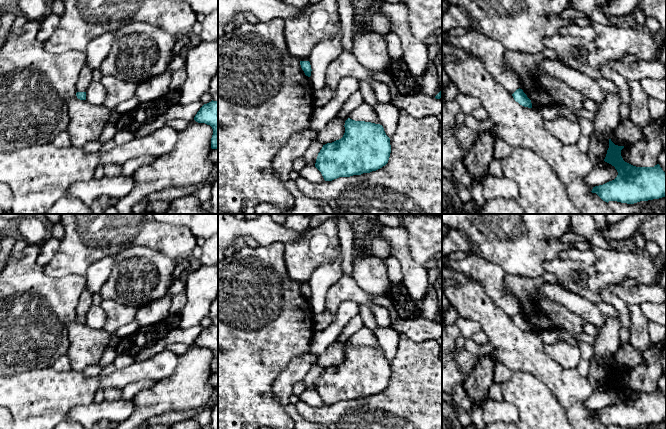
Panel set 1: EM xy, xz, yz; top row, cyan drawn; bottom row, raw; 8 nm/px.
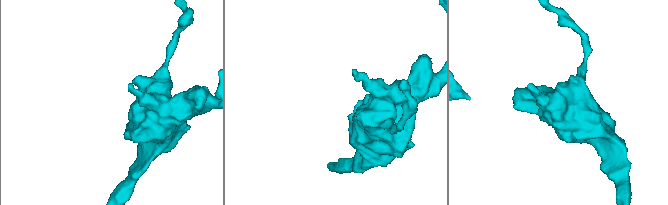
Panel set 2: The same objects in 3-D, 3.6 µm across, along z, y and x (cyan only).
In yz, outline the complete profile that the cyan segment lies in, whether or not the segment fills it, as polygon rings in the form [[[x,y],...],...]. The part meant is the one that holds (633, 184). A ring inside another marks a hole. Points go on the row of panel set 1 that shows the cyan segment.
[[[609,139],[605,162],[615,167],[618,172],[617,177],[603,185],[595,186],[592,193],[596,193],[603,201],[617,201],[621,203],[634,204],[640,201],[648,201],[666,197],[666,173],[659,164],[654,167],[636,167],[625,162],[621,156],[624,146],[615,145]]]

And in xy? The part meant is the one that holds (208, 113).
[[[211,101],[204,104],[194,117],[198,123],[210,125],[213,129],[211,148],[218,148],[218,101]]]

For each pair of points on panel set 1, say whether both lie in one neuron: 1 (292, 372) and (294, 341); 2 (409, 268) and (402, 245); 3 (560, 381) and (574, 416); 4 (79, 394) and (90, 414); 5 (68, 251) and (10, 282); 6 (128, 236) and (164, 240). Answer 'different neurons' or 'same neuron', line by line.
1: different neurons
2: same neuron
3: same neuron
4: different neurons
5: different neurons
6: same neuron

